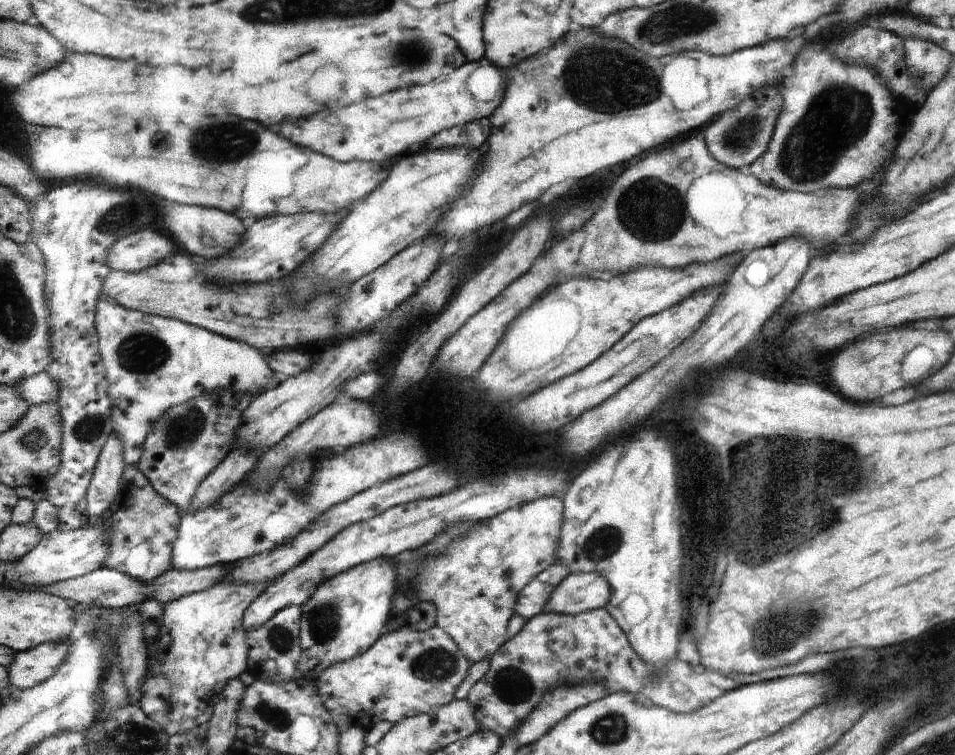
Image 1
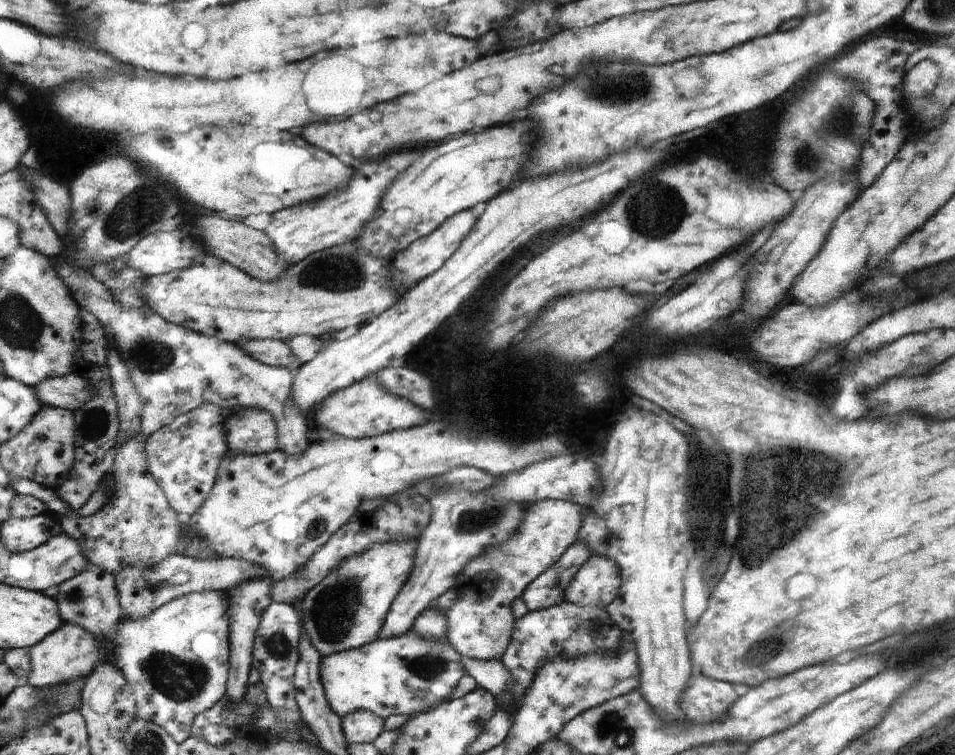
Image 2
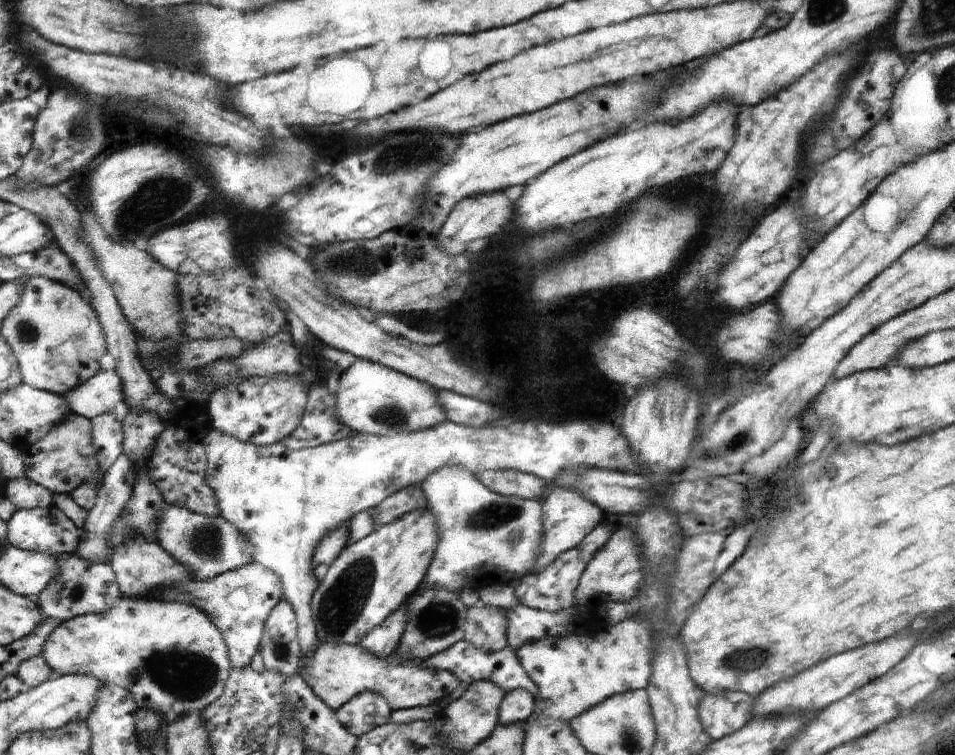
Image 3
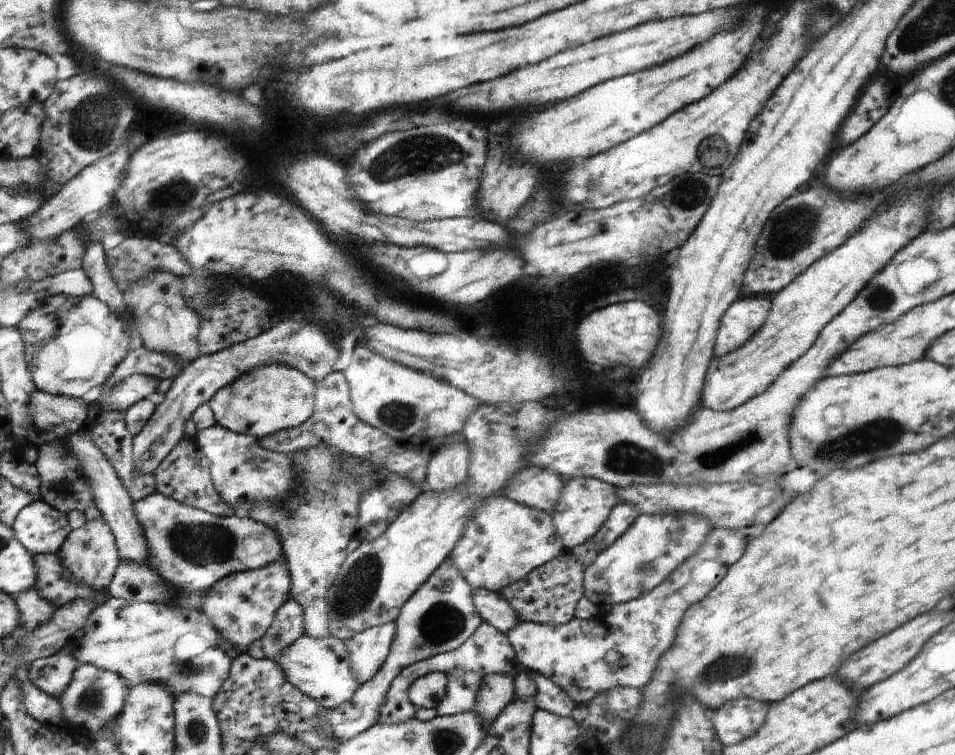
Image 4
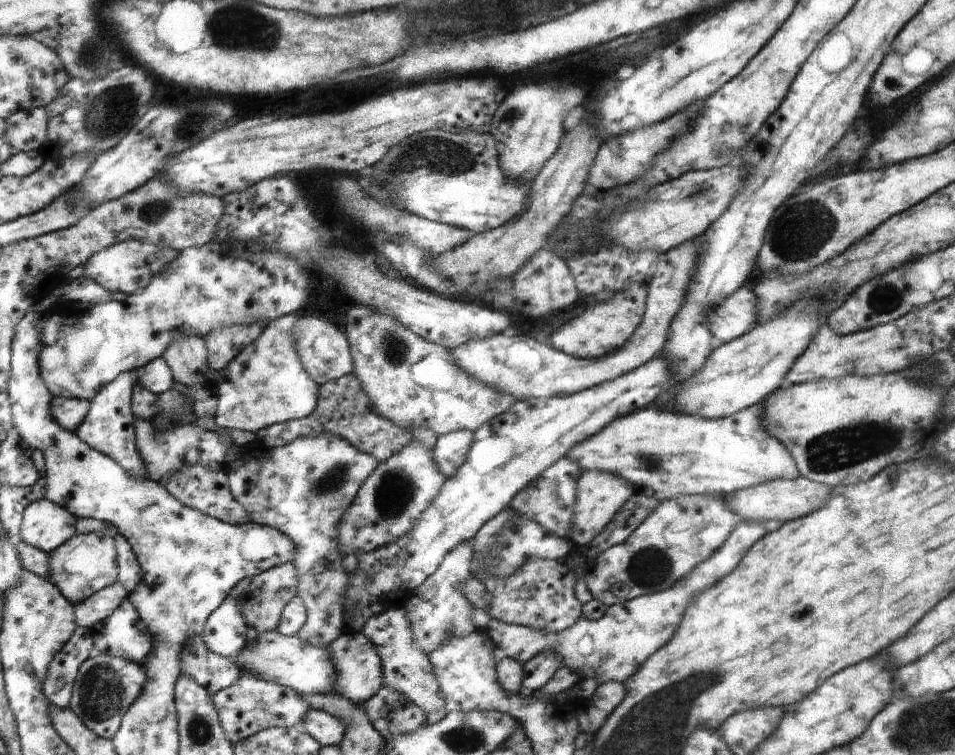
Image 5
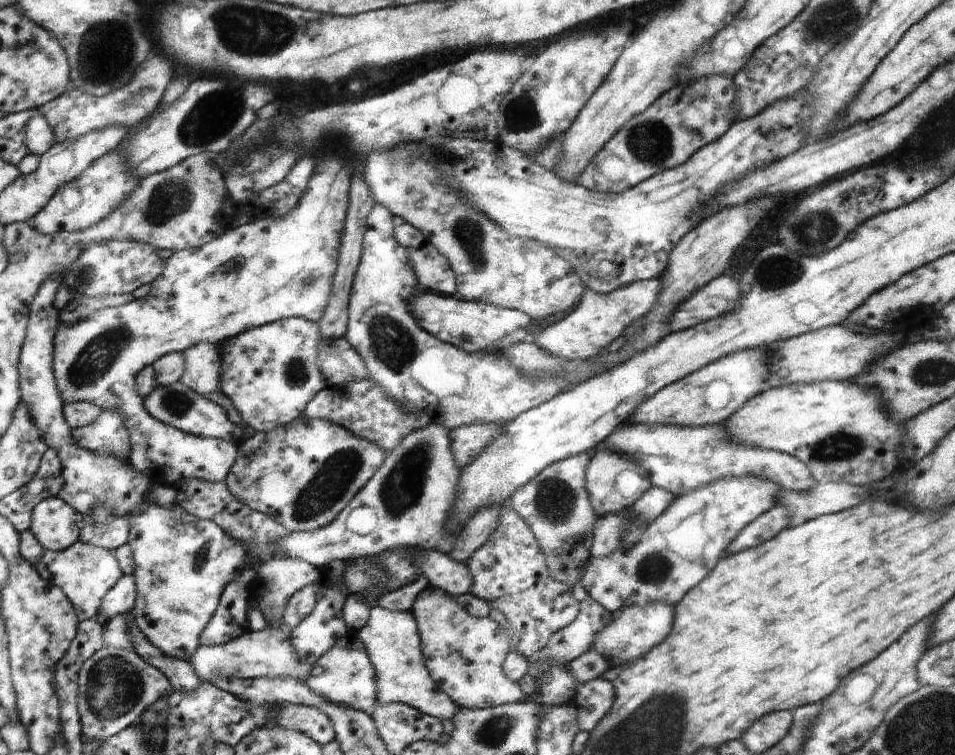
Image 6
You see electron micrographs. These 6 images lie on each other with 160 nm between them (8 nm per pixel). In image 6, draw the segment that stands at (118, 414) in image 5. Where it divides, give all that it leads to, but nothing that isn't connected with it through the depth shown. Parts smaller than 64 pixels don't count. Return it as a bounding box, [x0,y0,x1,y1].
[71,410,130,458]

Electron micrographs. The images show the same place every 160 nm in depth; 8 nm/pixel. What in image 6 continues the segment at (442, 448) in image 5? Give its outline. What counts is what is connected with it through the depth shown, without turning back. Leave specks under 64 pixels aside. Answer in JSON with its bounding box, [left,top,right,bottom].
[451,423,503,468]

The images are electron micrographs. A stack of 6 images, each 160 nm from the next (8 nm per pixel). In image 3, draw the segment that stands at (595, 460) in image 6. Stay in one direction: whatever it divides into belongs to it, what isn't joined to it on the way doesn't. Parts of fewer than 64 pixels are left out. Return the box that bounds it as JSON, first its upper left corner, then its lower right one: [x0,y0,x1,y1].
[530,487,605,573]

